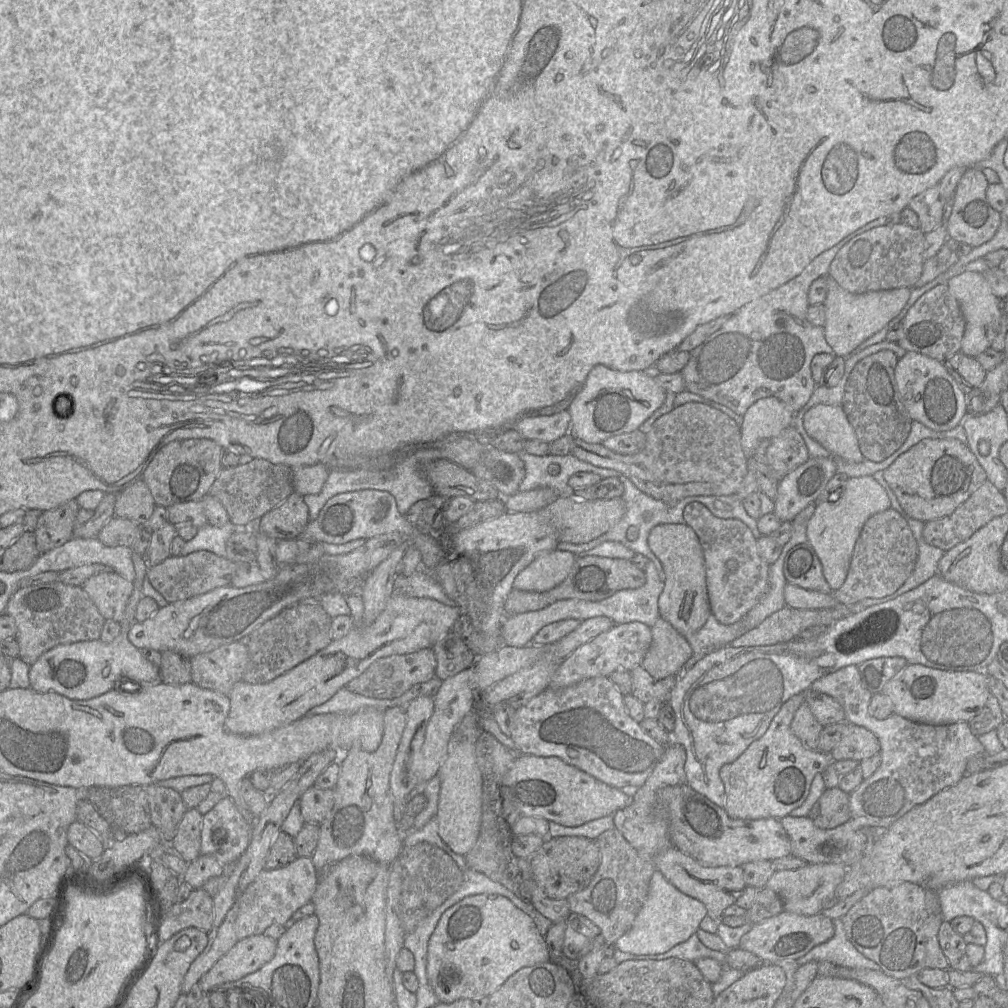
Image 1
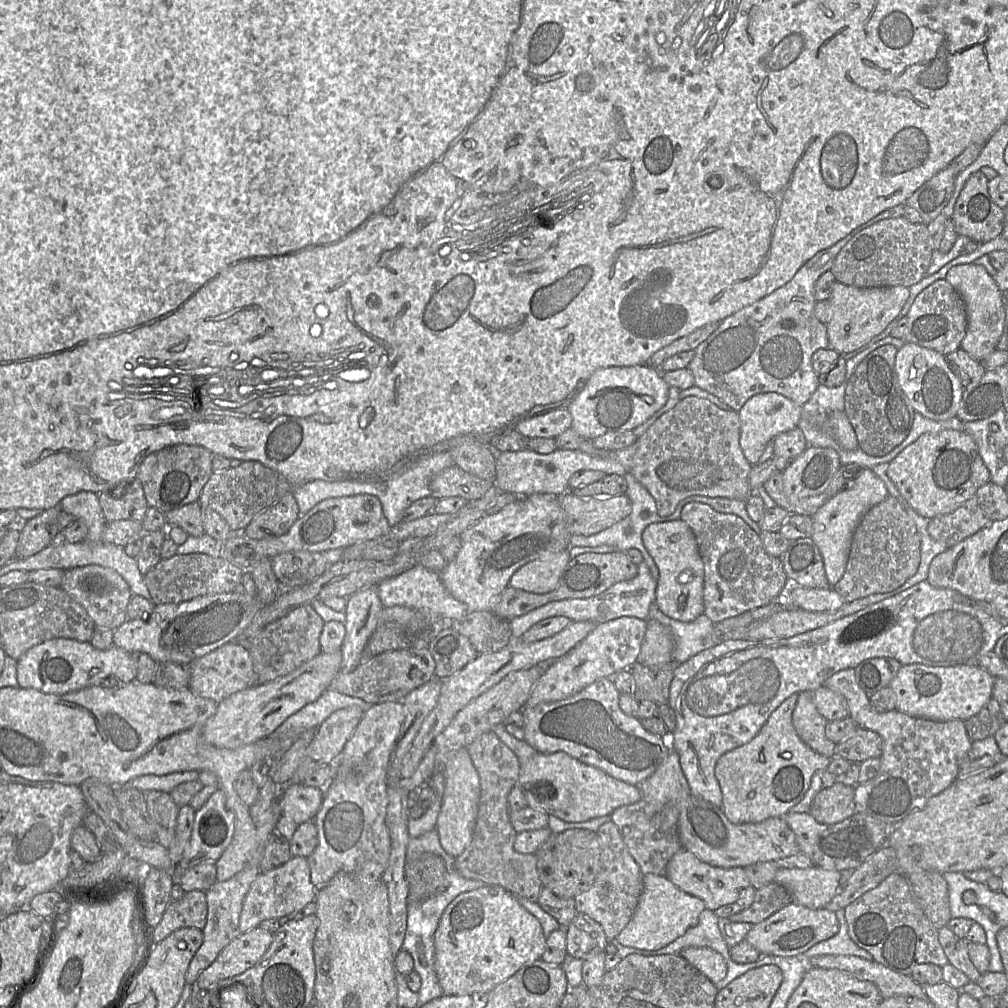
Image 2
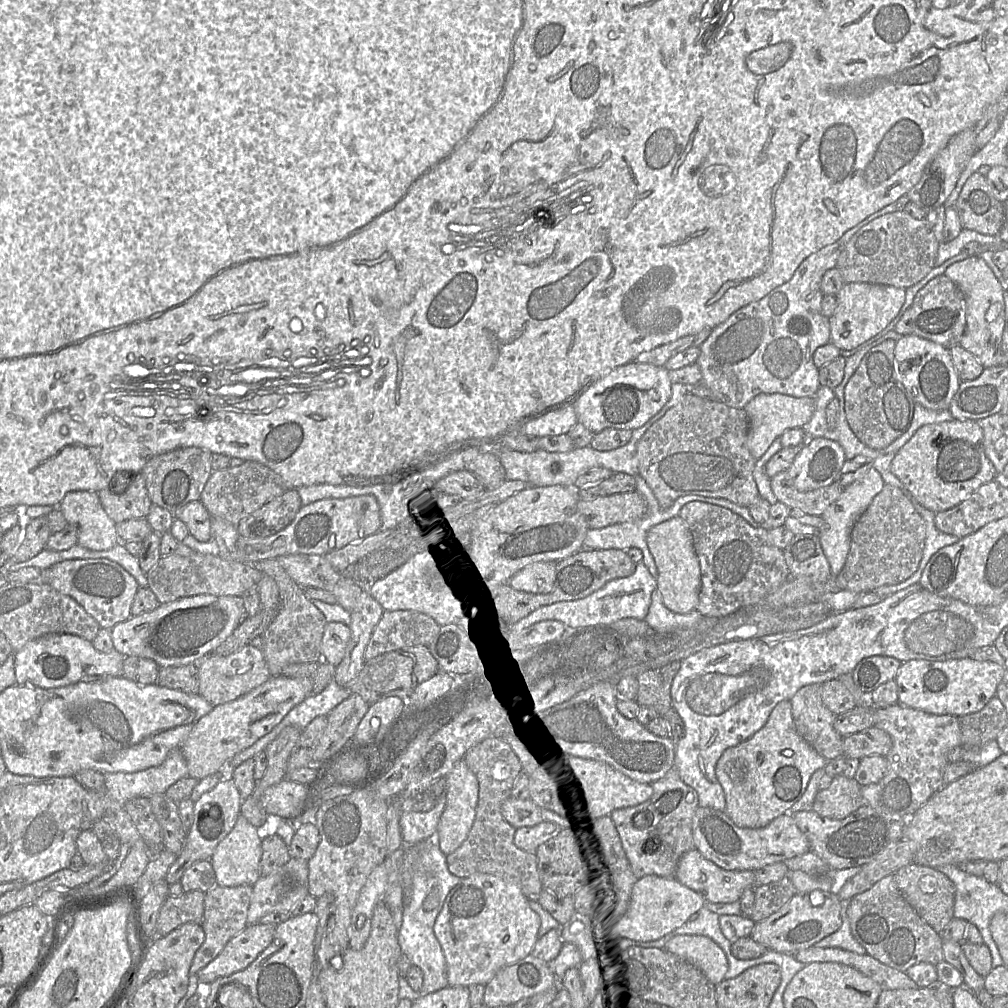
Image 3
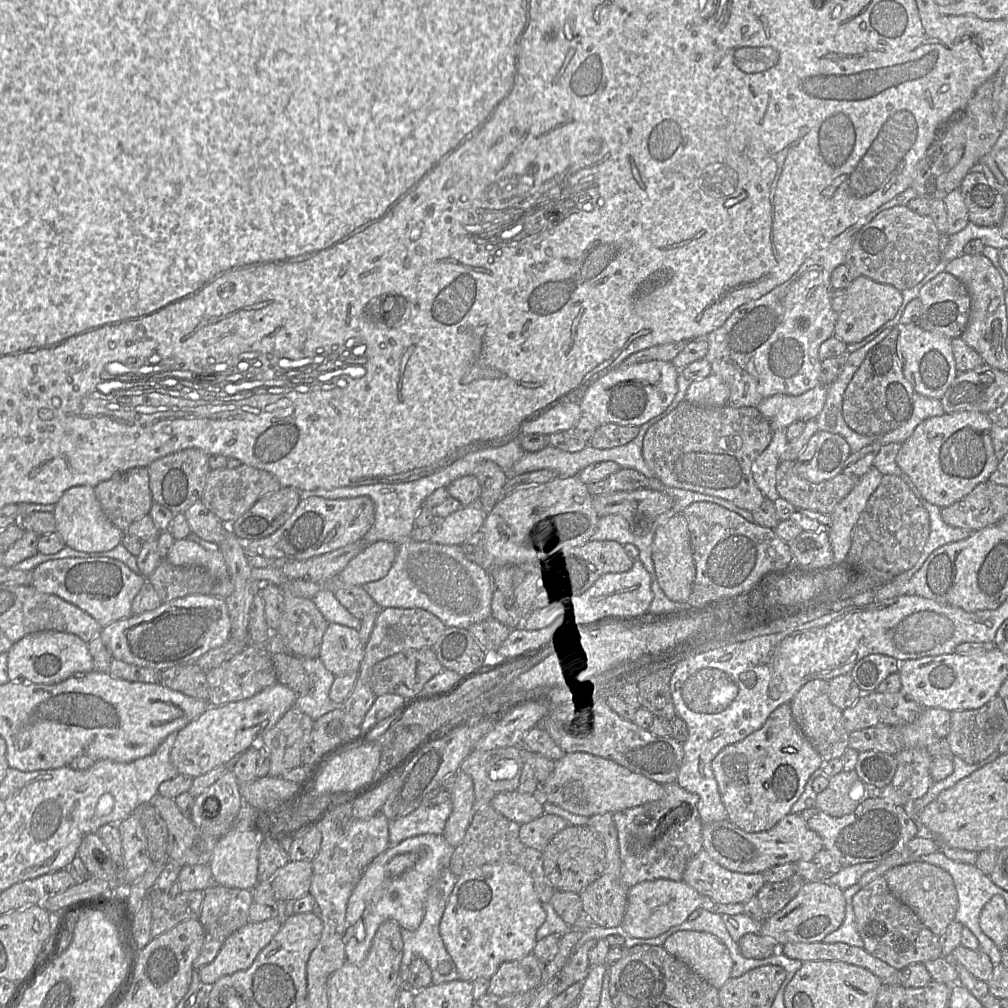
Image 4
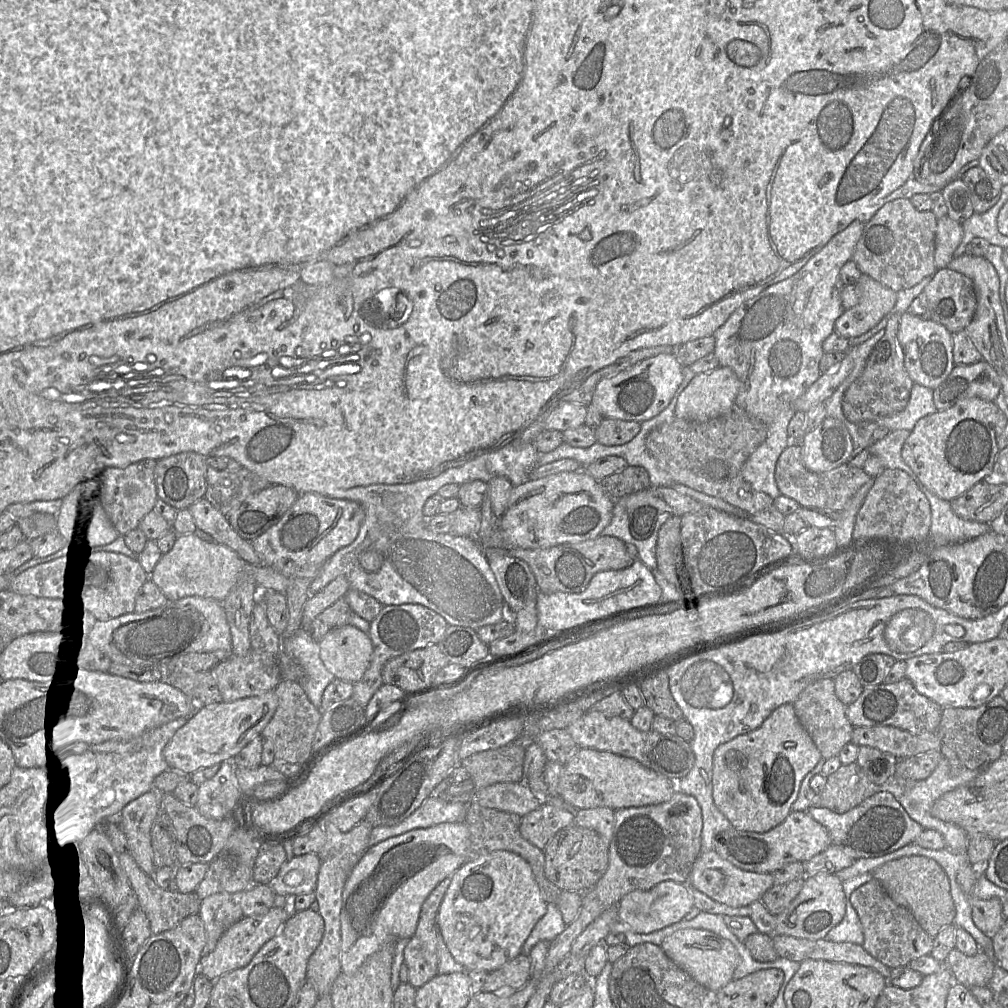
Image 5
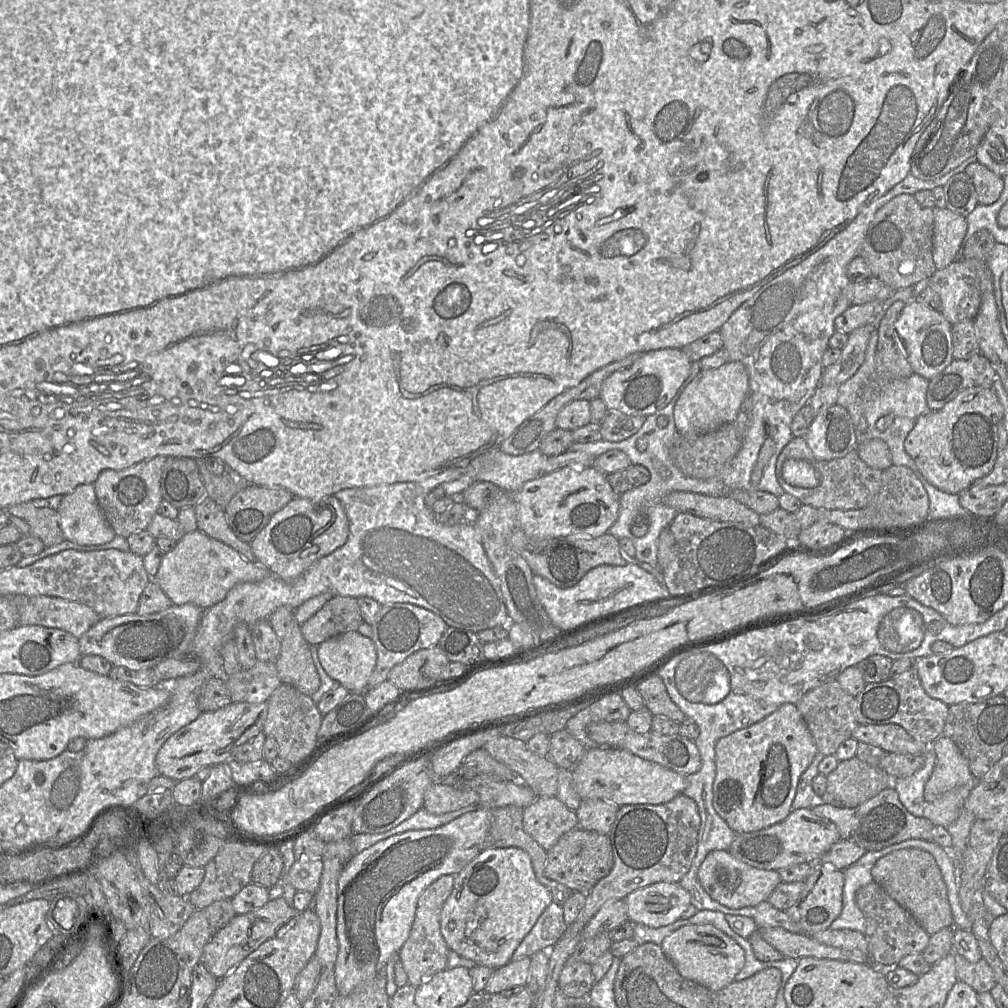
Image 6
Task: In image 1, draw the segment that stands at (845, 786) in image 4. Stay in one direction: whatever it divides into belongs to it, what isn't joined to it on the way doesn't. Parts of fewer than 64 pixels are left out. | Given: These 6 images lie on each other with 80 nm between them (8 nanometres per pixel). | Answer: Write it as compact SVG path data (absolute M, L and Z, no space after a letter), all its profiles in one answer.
M839 787L826 789L810 809L808 817L820 829L836 828L852 818L850 794Z

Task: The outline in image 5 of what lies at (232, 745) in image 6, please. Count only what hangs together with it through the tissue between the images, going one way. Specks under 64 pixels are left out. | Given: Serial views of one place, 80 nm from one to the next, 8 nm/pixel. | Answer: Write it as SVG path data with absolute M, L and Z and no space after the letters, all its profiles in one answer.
M270 690L259 696L210 704L195 710L163 749L163 757L169 769L192 775L200 769L234 758L261 734L272 719L277 705L278 697L274 690Z

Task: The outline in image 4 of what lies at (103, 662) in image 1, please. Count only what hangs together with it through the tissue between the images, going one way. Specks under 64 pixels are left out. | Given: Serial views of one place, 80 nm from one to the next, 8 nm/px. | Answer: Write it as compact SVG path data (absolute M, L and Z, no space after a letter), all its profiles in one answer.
M44 631L26 635L7 652L7 674L11 681L52 685L74 675L93 671L93 658L88 643L75 634Z

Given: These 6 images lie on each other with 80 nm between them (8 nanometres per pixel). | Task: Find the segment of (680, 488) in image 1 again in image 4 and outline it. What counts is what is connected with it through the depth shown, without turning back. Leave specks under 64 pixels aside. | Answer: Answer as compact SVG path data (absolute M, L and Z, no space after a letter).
M683 401L647 430L642 454L664 485L720 497L752 512L765 496L755 484L751 466L770 443L772 432L756 407L703 406Z

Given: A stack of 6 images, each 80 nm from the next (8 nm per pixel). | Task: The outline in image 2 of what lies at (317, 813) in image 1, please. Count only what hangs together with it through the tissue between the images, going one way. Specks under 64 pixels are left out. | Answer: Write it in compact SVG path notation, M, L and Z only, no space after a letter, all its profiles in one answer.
M303 783L280 787L282 816L291 818L297 824L314 821L323 802L324 790Z

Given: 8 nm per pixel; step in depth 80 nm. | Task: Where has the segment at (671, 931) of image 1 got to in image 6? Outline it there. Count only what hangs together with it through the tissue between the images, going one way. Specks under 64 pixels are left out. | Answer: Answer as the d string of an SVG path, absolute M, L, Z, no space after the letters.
M659 882L638 889L625 898L628 920L650 928L670 925L691 905L689 893L678 883Z

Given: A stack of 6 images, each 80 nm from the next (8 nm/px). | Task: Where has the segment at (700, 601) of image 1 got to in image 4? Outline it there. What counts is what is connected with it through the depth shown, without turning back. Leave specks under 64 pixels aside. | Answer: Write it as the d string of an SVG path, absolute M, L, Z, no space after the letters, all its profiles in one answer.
M682 514L673 516L657 528L652 543L652 561L656 580L667 598L686 603L692 591L696 568L687 522Z

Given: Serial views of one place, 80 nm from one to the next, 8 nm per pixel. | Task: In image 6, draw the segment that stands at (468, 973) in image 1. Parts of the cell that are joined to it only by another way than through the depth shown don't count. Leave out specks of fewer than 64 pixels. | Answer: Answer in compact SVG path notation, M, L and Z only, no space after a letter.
M517 847L485 848L456 876L453 891L446 900L441 912L441 932L450 950L457 952L464 958L474 961L477 966L486 966L492 969L498 969L511 961L517 947L531 931L539 916L551 904L551 902L551 893L537 880L532 868L530 856L527 852Z

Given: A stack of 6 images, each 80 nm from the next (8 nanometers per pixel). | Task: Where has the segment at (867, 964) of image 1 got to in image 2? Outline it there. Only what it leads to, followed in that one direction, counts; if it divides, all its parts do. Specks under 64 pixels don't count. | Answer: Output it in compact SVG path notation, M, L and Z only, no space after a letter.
M840 909L836 912L839 921L839 931L832 938L819 942L804 952L799 957L805 965L810 965L809 961L813 957L824 955L846 955L856 956L866 960L873 960L871 954L856 945L848 934L848 924L845 919L845 911Z

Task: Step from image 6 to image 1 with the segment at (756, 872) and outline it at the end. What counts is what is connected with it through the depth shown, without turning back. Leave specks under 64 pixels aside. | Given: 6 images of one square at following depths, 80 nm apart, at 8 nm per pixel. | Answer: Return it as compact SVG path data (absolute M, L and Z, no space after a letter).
M673 846L656 854L653 864L680 892L703 903L707 915L717 924L722 921L724 910L735 904L738 896L747 887L742 867L705 866Z

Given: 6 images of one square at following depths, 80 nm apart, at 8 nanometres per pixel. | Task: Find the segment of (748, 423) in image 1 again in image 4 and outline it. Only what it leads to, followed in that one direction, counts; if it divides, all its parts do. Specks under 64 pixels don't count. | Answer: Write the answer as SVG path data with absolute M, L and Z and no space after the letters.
M822 383L798 396L776 394L763 399L756 409L768 420L772 431L785 430L795 421L815 419L821 412L829 385Z

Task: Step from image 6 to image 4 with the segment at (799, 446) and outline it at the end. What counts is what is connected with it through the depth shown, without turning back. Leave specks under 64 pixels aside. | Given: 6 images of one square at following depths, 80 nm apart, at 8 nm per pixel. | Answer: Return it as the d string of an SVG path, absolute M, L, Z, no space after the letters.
M780 461L776 470L776 489L780 497L797 509L809 509L822 514L831 514L835 506L854 488L857 479L859 478L853 478L841 472L829 480L813 483L797 473L795 461Z

